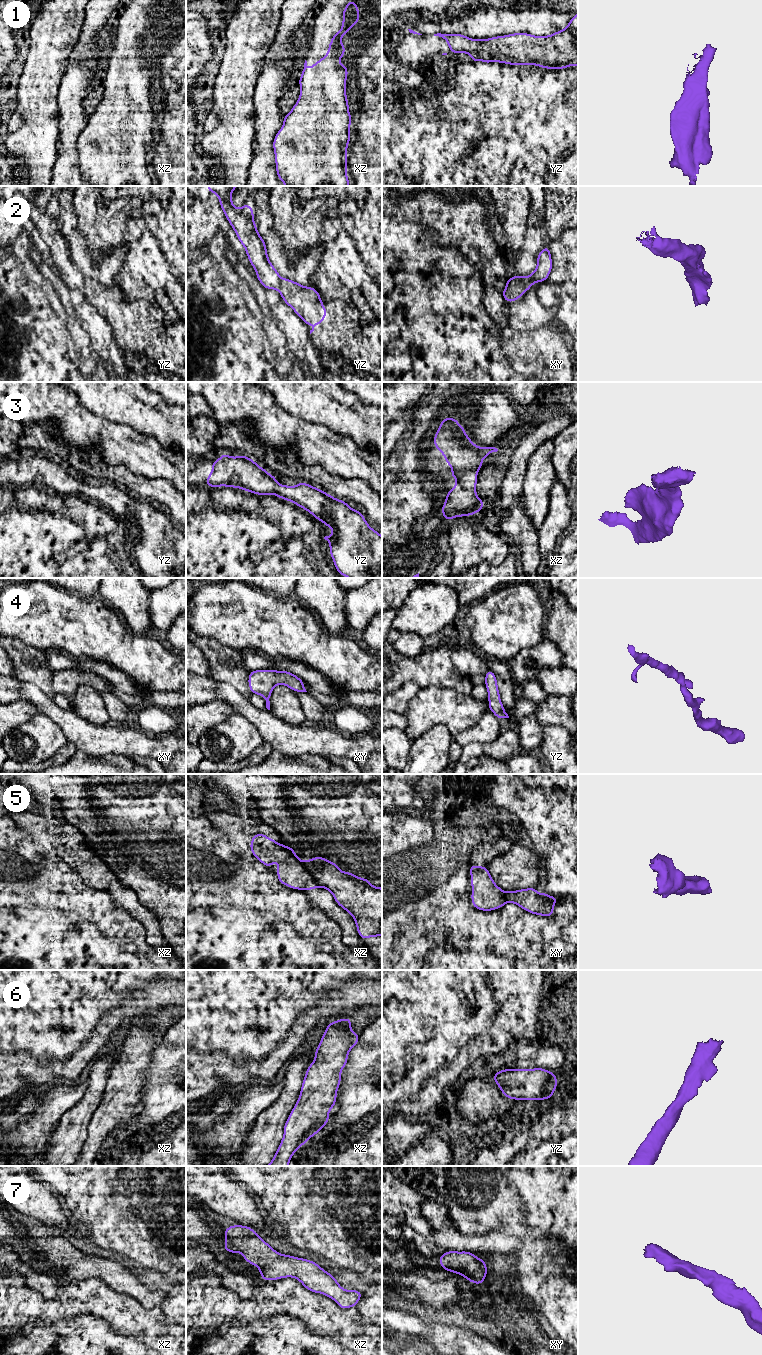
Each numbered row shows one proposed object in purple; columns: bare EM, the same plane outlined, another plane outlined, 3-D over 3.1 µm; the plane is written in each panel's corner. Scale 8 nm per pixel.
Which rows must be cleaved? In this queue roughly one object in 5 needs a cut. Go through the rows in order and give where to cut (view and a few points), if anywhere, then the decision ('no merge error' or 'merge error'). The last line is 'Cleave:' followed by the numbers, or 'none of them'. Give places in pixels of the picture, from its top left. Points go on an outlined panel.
1: no cut; no merge error
2: no cut; no merge error
3: no cut; no merge error
4: no cut; no merge error
5: cut in xz along (304, 862), (306, 870), (318, 885); merge error
6: no cut; no merge error
7: no cut; no merge error
Cleave: 5

